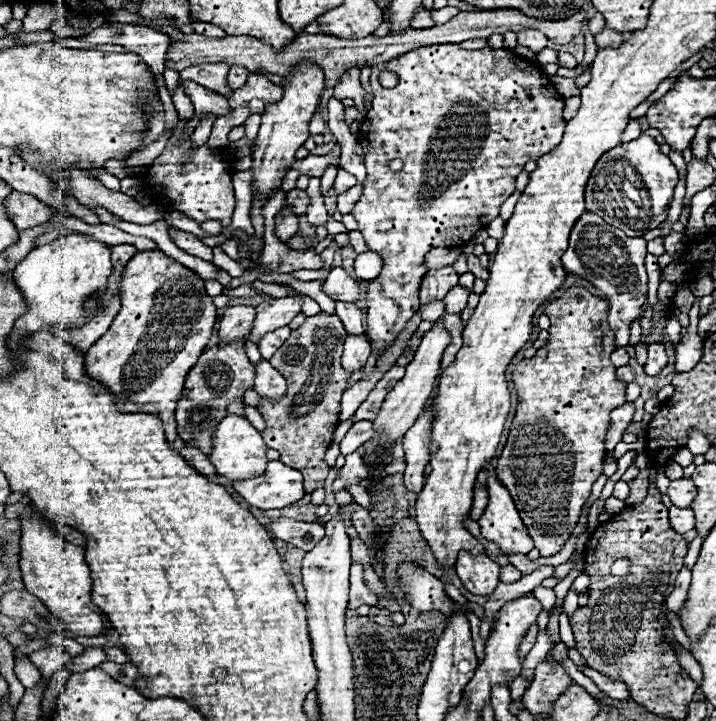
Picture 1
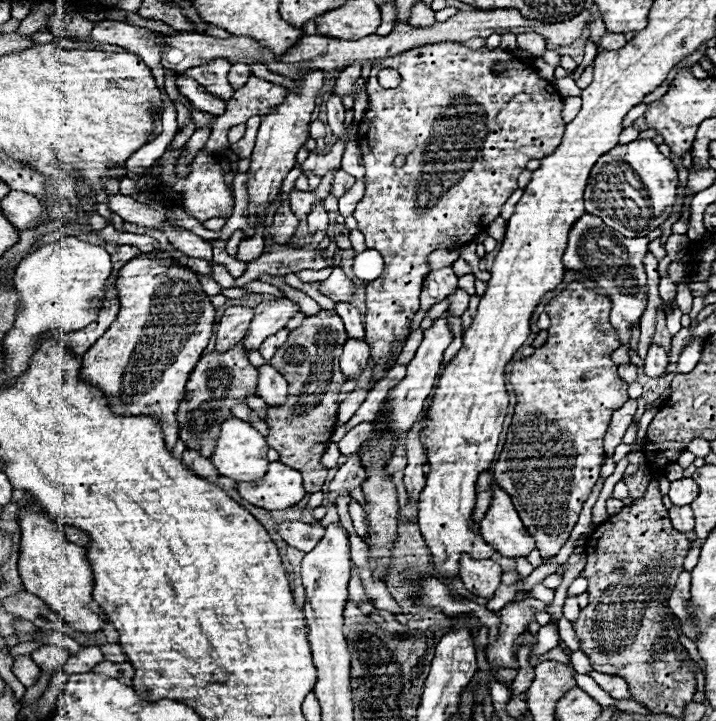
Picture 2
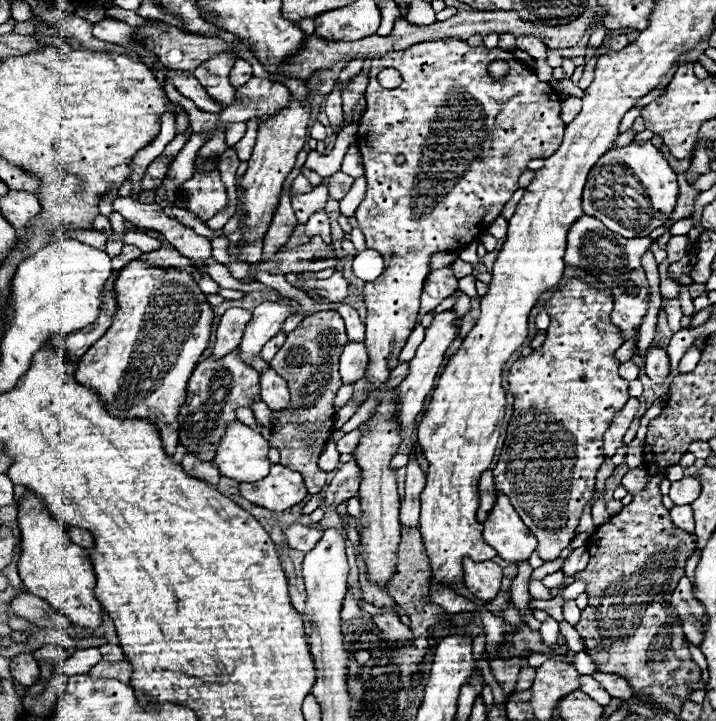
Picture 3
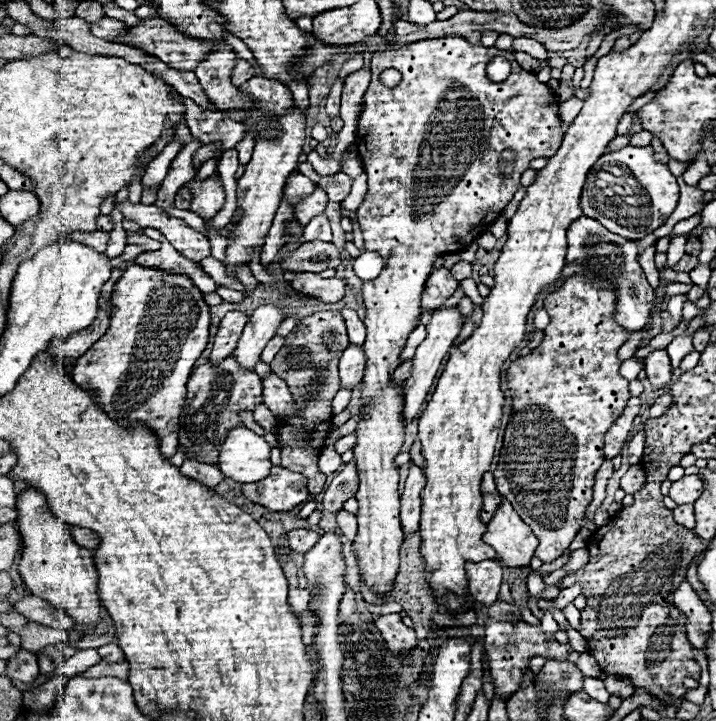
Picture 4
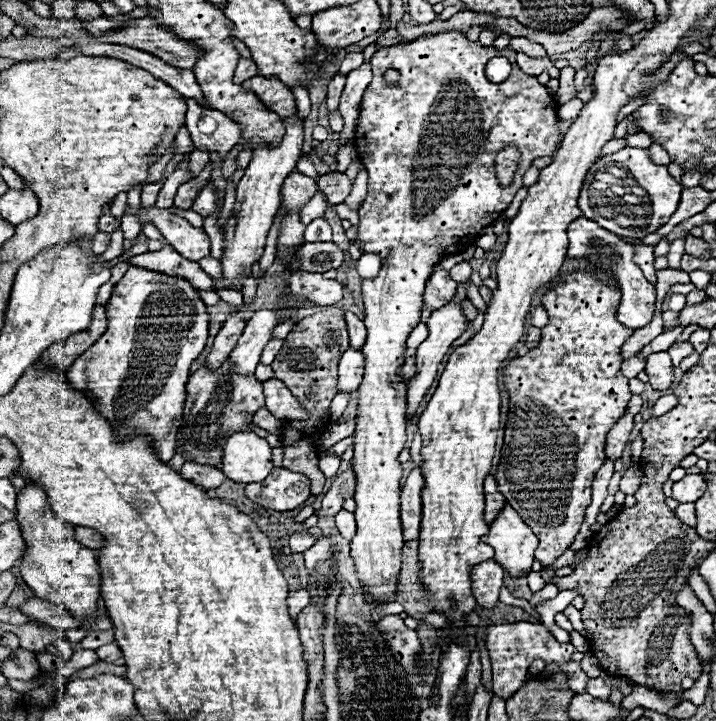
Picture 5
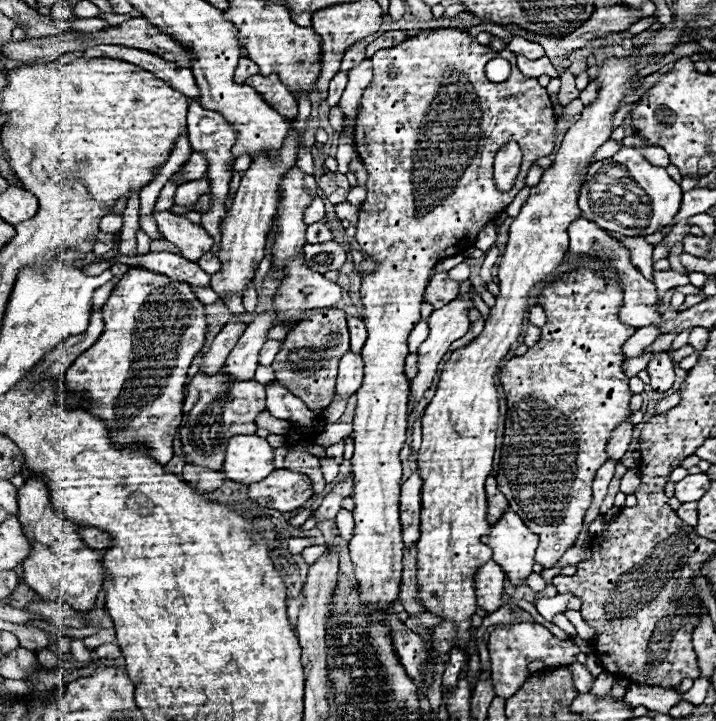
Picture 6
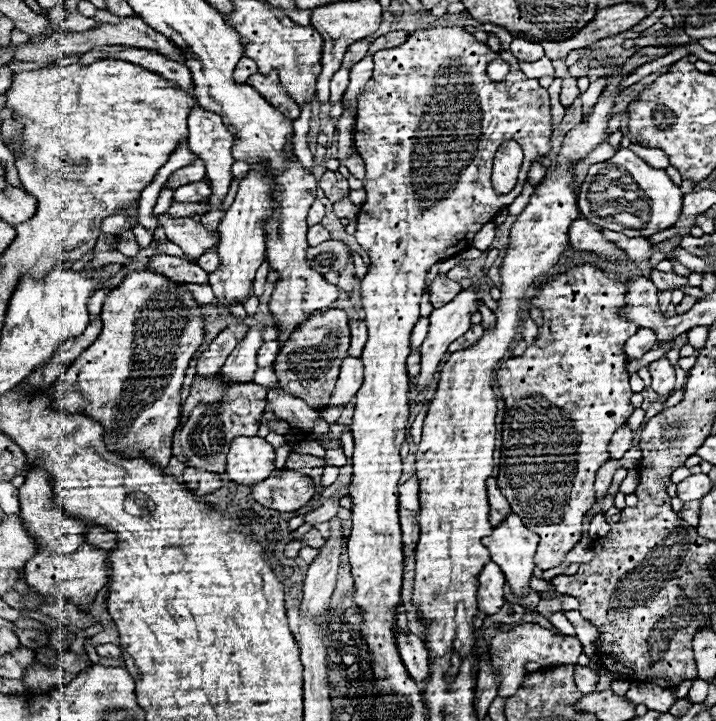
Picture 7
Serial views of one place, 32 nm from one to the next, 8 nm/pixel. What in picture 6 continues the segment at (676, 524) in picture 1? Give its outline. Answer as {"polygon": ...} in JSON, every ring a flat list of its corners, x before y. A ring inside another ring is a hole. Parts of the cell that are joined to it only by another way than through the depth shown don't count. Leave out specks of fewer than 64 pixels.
{"polygon":[[686,502,686,504,682,504,678,510,676,510,676,514,678,514,678,518,680,520,684,520,686,524,690,524,690,526,696,526,696,516,698,516,698,512,696,512,696,502]]}

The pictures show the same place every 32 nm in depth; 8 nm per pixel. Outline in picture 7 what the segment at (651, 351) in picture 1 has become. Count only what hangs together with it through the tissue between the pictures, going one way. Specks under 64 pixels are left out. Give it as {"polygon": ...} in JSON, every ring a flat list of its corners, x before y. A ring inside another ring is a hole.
{"polygon":[[666,356,650,364,650,376,652,376,652,388,660,396,668,396,674,390,674,366]]}

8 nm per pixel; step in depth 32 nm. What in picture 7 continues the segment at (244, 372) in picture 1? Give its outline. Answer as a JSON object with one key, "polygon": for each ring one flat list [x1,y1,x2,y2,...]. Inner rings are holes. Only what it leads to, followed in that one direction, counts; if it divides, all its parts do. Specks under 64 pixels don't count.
{"polygon":[[196,376,190,386,190,396,184,402,182,410,182,424,178,432,174,434,172,452,178,460,182,460,186,466,200,466,202,470,212,470,216,474,222,474,226,470,226,446,230,446,230,438,236,438,238,434,258,434,258,418,266,408,266,388,254,382,238,382,238,384,226,384,218,378,202,378]]}

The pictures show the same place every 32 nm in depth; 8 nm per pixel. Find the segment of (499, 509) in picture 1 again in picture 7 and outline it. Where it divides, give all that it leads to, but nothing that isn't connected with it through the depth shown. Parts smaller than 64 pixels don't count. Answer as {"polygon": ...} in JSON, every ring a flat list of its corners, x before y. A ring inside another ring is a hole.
{"polygon":[[510,512,510,514,508,514,508,516,506,516,506,518,492,530,490,536,482,538,482,544,490,550,490,554,492,554,492,562,498,562,498,566,502,568,502,572,504,572,508,584,512,586,512,592,514,592,514,594,522,594,522,596,526,596,529,593,536,593,541,598,560,598,562,600,564,611,578,610,580,603,578,599,573,596,568,596,565,599,565,596,558,592,555,592,550,596,546,592,536,592,530,587,530,576,532,576,532,570,534,570,534,552,536,552,538,540,540,540,538,534,534,534,532,530,528,530,528,528,522,524,522,520,520,520,514,512]]}

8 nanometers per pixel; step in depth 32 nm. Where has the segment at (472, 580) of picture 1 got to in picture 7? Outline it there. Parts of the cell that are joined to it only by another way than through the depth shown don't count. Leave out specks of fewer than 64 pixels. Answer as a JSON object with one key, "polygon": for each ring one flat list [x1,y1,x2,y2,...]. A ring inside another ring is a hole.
{"polygon":[[488,562,478,576,478,608,484,614,496,614,504,604,504,574,494,564]]}

